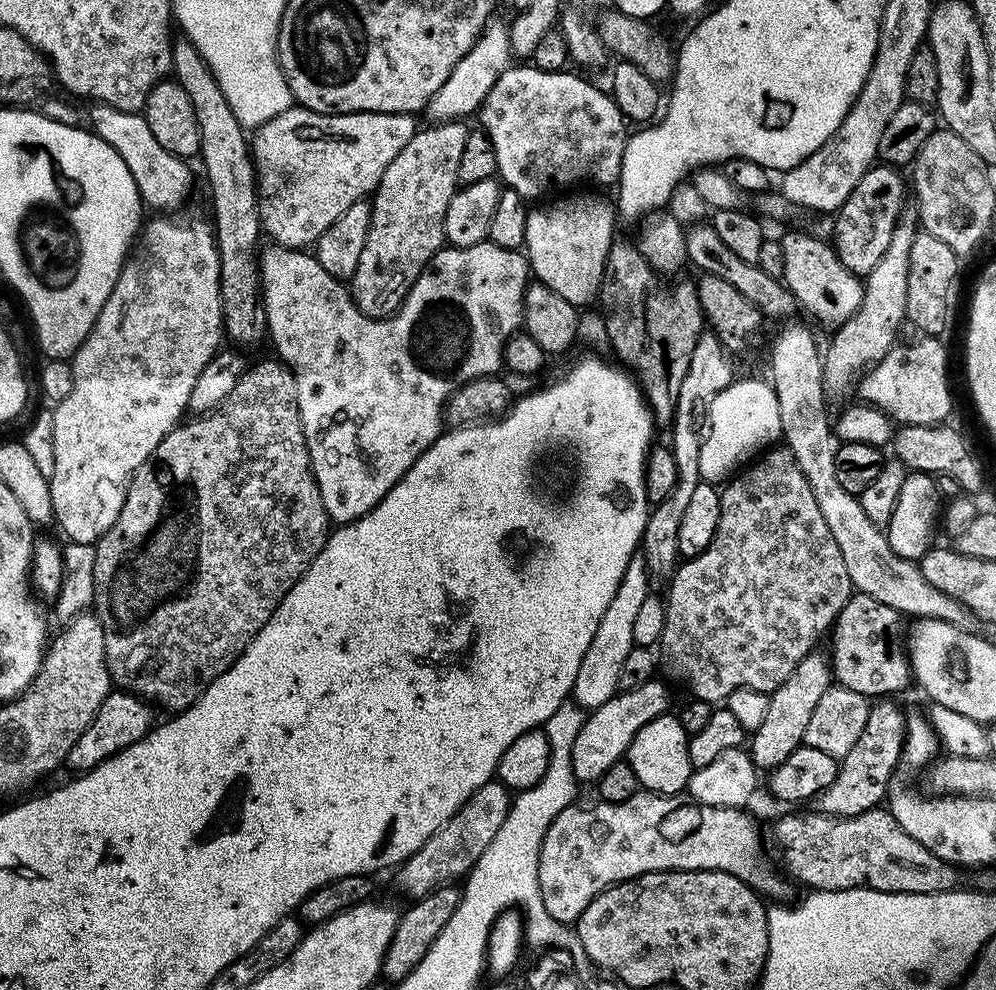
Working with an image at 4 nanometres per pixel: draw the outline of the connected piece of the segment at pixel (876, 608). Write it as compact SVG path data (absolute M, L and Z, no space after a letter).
M853 591L852 597L846 602L846 606L838 614L835 624L830 629L830 637L832 636L832 652L830 651L830 663L832 666L832 674L835 683L841 688L846 690L854 690L858 694L869 698L888 698L893 694L892 692L900 692L909 683L913 683L914 677L912 674L912 661L910 659L910 648L906 643L906 632L904 636L904 623L906 623L905 617L898 610L894 610L890 606L886 606L886 602L878 602L878 598L870 598L870 594L865 592Z

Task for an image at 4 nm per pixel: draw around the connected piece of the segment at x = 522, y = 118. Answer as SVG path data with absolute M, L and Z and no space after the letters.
M509 66L498 78L498 82L494 82L494 90L490 90L490 94L486 94L483 104L480 105L478 119L480 119L479 127L488 133L490 142L494 146L494 154L496 155L496 171L502 177L503 183L518 193L525 202L536 202L539 196L544 196L547 192L552 192L555 188L568 187L572 190L575 184L584 184L580 186L592 186L588 184L612 184L619 185L620 171L622 170L622 154L624 147L630 135L629 125L626 123L623 114L618 110L618 106L613 102L611 95L607 91L604 92L600 88L595 88L588 80L583 80L580 76L575 76L572 70L562 72L547 72L535 66L527 66L528 68L516 68Z

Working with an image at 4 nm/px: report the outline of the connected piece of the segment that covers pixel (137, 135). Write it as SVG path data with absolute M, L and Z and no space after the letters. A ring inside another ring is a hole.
M96 104L93 107L91 116L90 112L90 128L97 136L102 137L117 154L122 158L122 162L126 162L126 170L130 170L130 174L134 178L134 182L140 191L141 201L145 205L148 204L160 214L172 214L177 211L176 208L188 196L188 191L192 188L192 172L188 169L189 161L187 159L170 154L170 150L166 150L154 138L154 134L150 130L150 126L144 121L140 112L123 112L117 108L111 108L105 104Z

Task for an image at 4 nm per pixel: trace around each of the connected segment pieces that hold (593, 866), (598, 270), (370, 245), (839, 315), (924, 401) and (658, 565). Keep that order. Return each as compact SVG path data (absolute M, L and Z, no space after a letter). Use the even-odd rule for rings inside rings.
M643 790L621 804L596 802L593 808L564 808L546 830L538 858L538 886L546 914L569 926L575 925L582 910L586 910L592 899L605 888L647 872L729 872L734 874L734 878L749 884L761 897L773 896L776 902L785 899L789 884L768 861L760 828L748 810L706 806L683 795L660 796Z
M584 190L581 196L568 194L565 200L556 200L545 208L533 207L526 222L524 248L530 272L539 283L562 294L566 302L583 306L600 295L600 283L604 277L604 267L608 261L608 251L612 249L617 213L600 196L591 196Z
M445 120L443 124L421 127L398 150L398 158L386 166L386 174L382 174L370 200L370 230L358 257L358 270L354 270L350 281L352 300L364 316L392 316L434 254L445 247L446 206L450 206L450 198L454 198L460 184L458 161L470 131L466 125L464 120Z
M808 230L786 233L780 244L780 264L784 267L784 287L792 293L792 299L818 323L825 324L828 330L835 330L845 324L858 310L864 297L861 277L842 266L836 249L827 239L813 236Z
M920 338L917 344L901 343L892 348L861 376L859 399L882 409L900 426L943 425L952 412L952 392L948 389L948 352L940 343L936 338Z
M705 330L700 333L698 343L694 345L694 354L690 357L690 370L686 370L686 379L682 381L682 390L678 390L676 419L674 427L671 429L673 432L670 447L674 454L674 462L678 466L678 482L674 486L674 490L670 490L670 498L666 498L649 511L648 521L644 527L642 555L645 566L653 577L671 577L681 559L678 550L678 529L682 523L686 506L690 503L690 497L702 483L700 475L702 429L705 427L708 408L714 402L714 398L718 398L718 394L722 394L722 390L729 388L737 379L738 373L732 369L732 362L734 362L733 357L715 332Z

